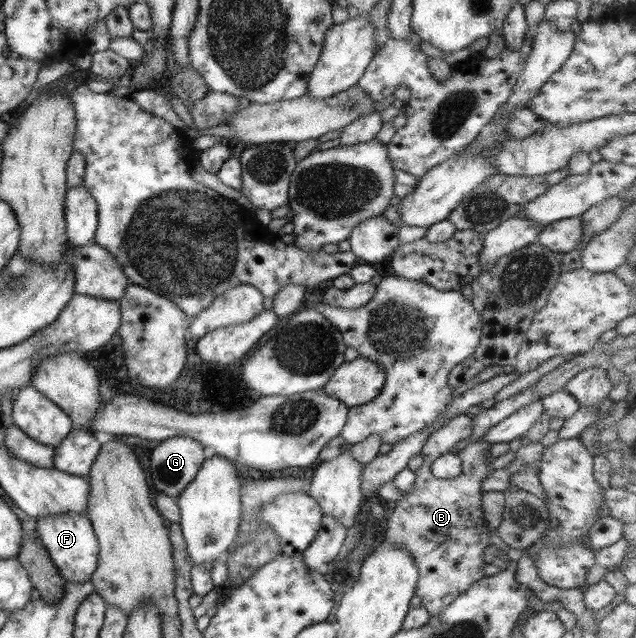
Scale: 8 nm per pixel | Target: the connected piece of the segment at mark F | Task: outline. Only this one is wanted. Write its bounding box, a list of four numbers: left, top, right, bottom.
[35,514,98,583]

